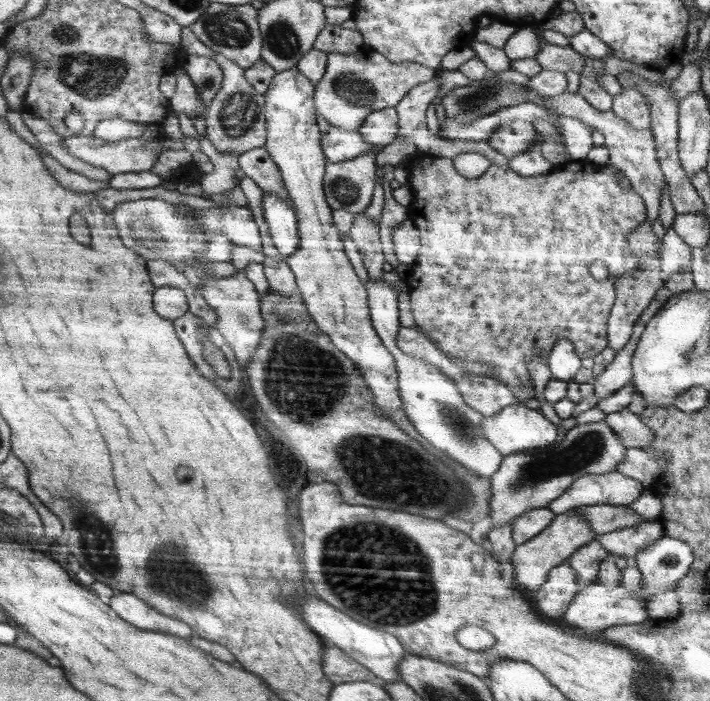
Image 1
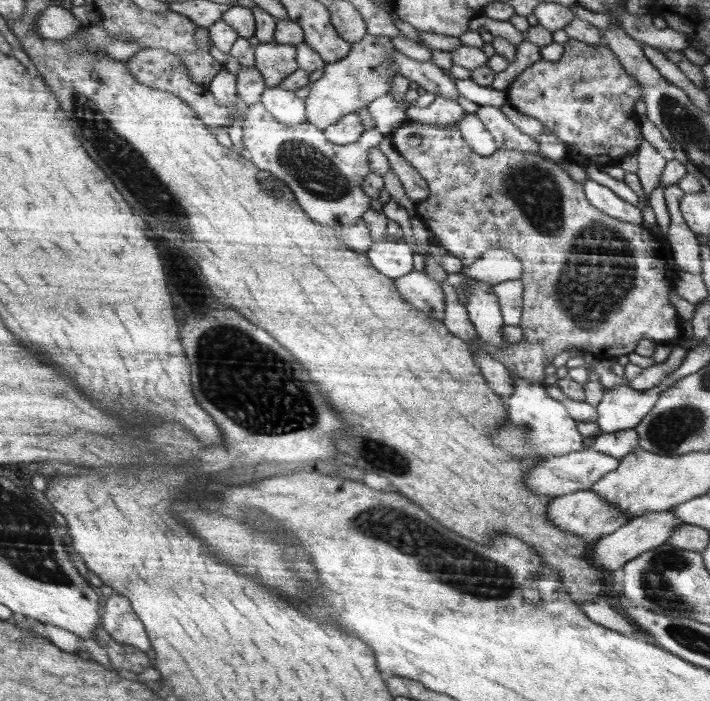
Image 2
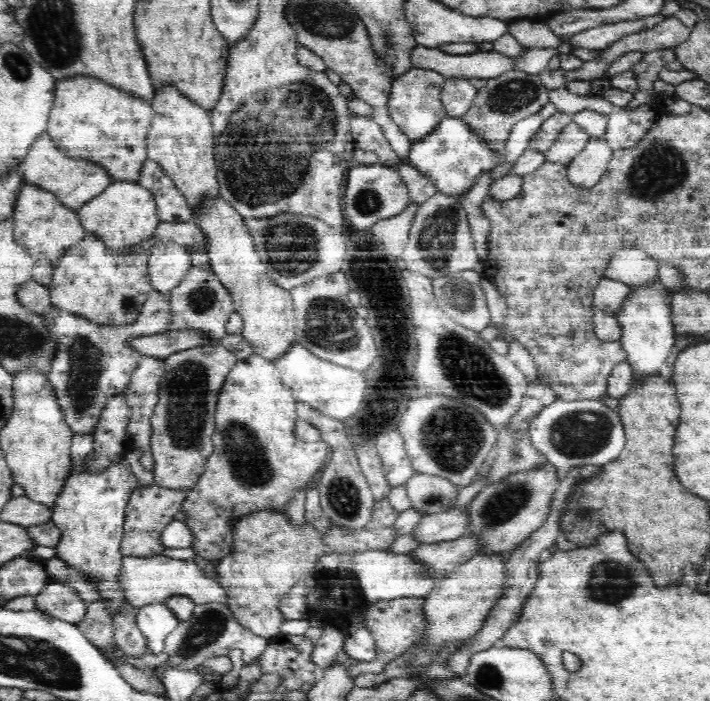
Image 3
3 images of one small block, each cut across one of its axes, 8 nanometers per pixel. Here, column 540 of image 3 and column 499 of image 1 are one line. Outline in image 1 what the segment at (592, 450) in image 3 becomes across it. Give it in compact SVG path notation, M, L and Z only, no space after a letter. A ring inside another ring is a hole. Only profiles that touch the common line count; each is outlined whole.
M520 402L501 408L492 416L484 416L482 427L484 427L485 438L501 451L504 458L528 448L546 447L546 444L552 444L556 440L556 425L548 422L540 410L530 409Z

